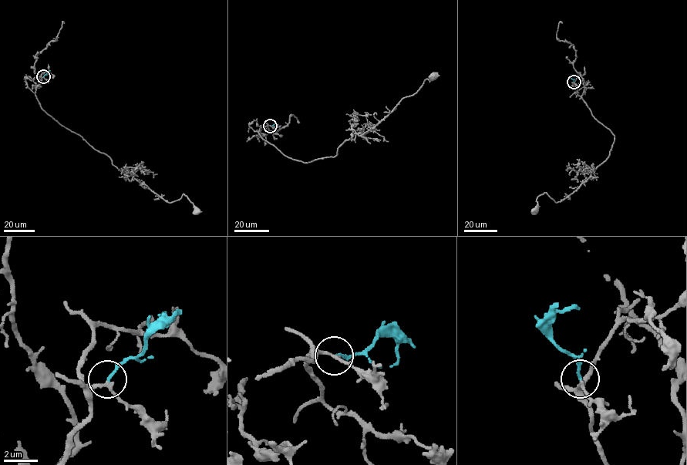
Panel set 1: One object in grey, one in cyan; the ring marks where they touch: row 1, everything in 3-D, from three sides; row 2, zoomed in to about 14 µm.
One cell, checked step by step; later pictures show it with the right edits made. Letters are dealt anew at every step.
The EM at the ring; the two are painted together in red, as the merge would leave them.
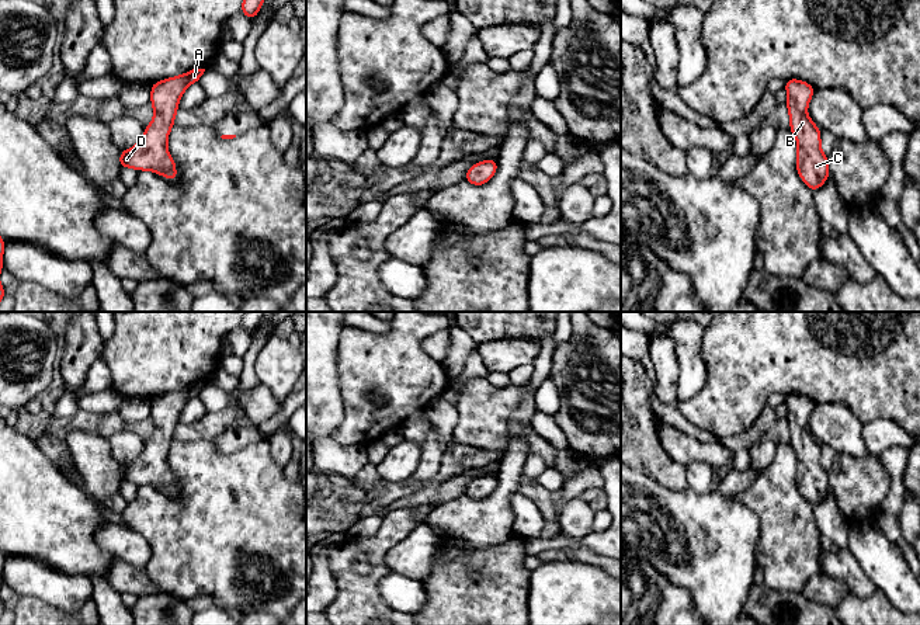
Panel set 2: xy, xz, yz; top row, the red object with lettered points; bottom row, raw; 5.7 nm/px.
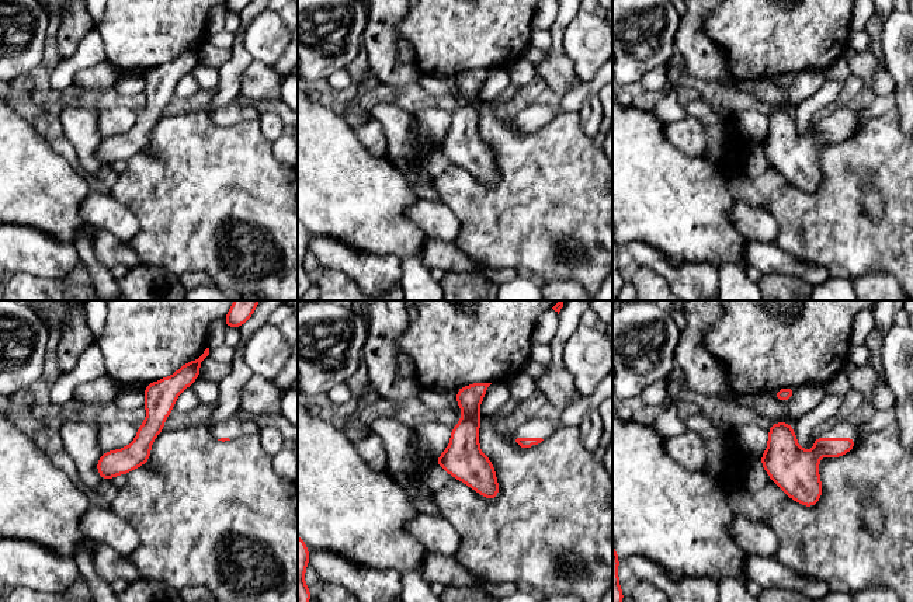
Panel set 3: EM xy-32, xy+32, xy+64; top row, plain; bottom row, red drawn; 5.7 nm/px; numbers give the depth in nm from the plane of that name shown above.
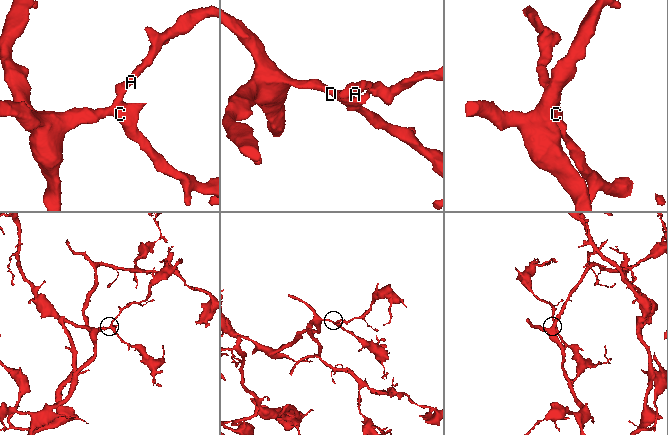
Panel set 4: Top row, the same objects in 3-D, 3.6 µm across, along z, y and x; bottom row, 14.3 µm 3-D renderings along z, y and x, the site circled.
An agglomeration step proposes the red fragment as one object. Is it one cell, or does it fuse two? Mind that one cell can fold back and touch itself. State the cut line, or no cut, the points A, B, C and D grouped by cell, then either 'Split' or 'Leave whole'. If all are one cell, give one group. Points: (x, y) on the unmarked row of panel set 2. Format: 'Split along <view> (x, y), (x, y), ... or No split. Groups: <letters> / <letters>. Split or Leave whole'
No split. Groups: A B C D. Leave whole

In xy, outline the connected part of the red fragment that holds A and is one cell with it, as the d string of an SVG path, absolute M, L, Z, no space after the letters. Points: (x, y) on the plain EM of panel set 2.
M192 383L150 400L150 419L155 424L155 433L147 438L142 454L133 462L121 465L121 483L150 485L169 494L178 493L176 476L167 463L169 447L174 441L174 431L183 407L190 399L198 397L204 386L205 383Z

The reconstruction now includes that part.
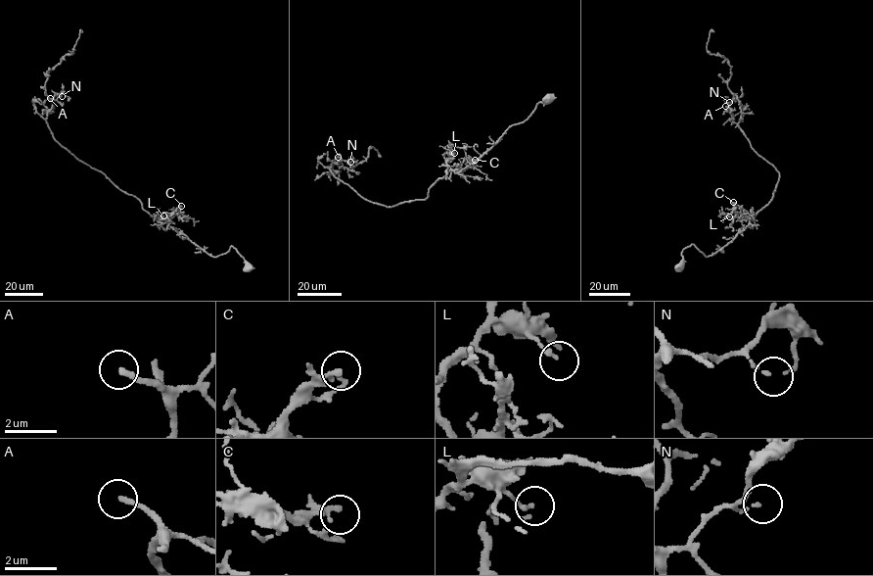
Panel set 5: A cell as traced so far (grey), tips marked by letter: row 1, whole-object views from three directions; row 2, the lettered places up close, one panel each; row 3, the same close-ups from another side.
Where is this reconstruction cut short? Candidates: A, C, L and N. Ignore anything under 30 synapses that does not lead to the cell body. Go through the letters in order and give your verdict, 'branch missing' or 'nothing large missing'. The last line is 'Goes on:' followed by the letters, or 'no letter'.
A: branch missing
C: nothing large missing
L: nothing large missing
N: nothing large missing
Goes on: A

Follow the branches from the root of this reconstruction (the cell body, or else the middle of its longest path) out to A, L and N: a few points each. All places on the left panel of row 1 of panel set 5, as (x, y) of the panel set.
A: (248, 268), (232, 246), (225, 254), (210, 256), (63, 147), (46, 121), (54, 103), (50, 98)
L: (248, 268), (244, 259), (232, 246), (225, 254), (210, 256), (165, 220), (155, 216), (159, 214), (163, 216)
N: (248, 268), (232, 246), (225, 254), (210, 256), (63, 147), (46, 118), (62, 96)

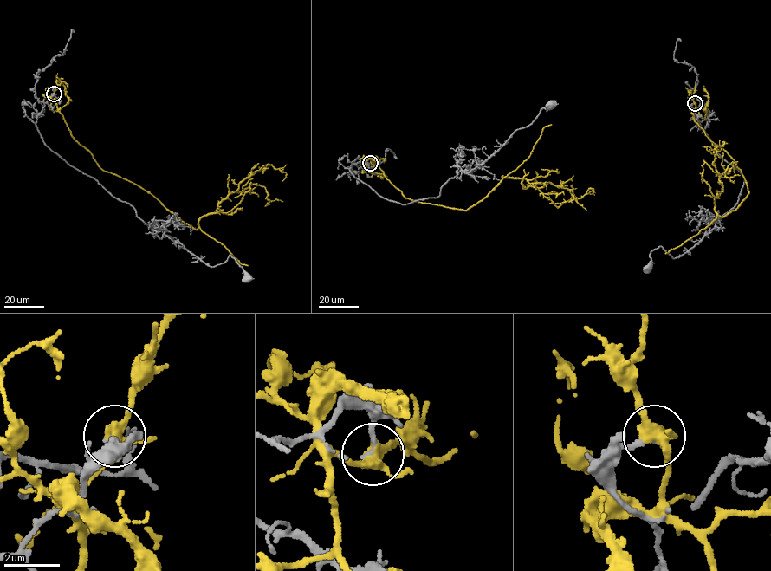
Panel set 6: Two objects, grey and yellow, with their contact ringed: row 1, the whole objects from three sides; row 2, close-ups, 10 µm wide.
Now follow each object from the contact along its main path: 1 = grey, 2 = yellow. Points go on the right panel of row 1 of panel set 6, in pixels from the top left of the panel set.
1: (695, 103), (700, 127), (744, 184), (735, 205), (702, 239), (674, 258), (661, 246), (652, 250), (648, 269)
2: (695, 103), (694, 120), (748, 191), (724, 216), (713, 162), (724, 142), (720, 158)

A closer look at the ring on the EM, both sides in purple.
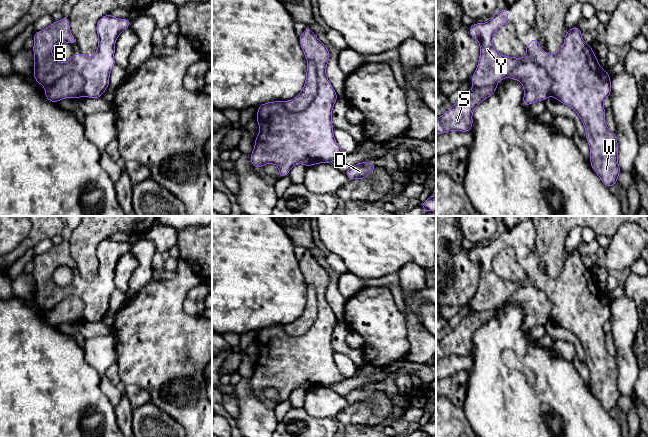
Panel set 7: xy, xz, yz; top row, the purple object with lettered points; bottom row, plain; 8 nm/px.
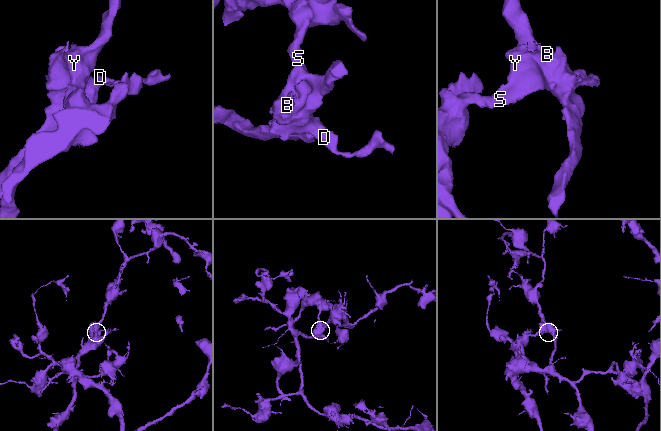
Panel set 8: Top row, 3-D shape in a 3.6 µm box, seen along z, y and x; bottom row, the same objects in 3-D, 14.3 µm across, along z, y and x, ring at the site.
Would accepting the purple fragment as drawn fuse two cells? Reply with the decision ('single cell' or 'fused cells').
fused cells

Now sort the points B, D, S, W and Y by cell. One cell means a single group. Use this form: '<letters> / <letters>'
B D W Y / S

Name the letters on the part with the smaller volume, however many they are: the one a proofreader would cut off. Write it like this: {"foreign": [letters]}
{"foreign": ["S"]}

